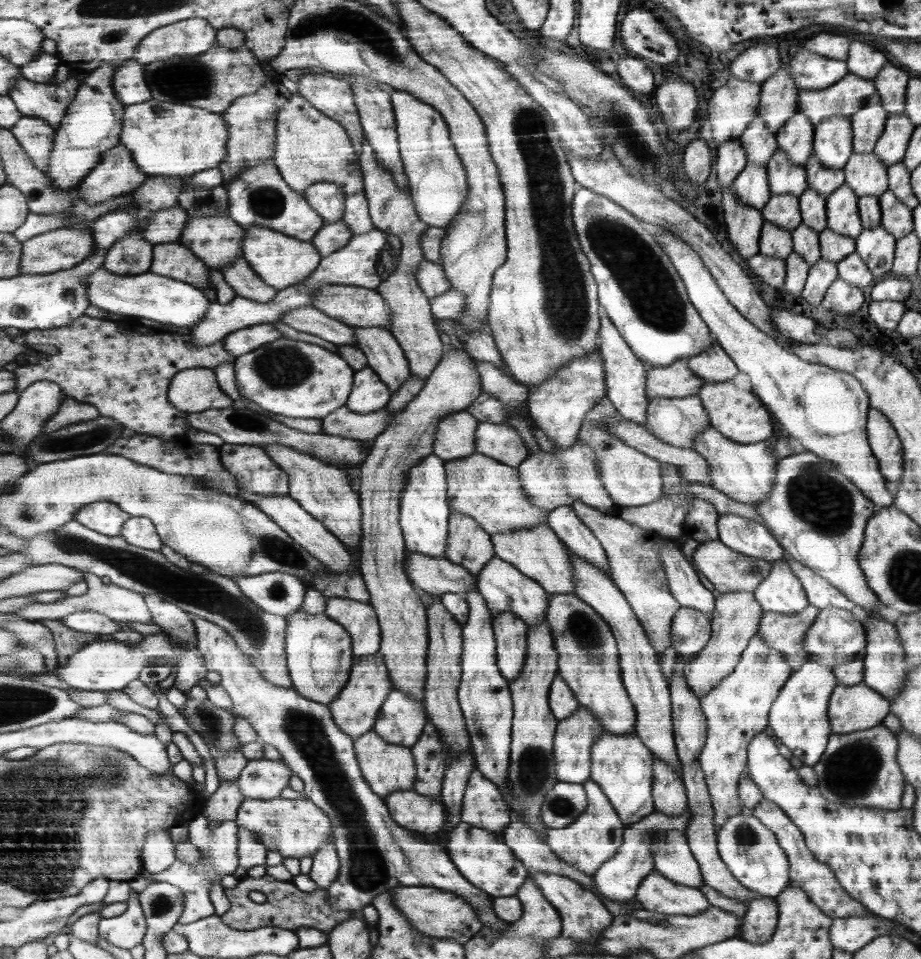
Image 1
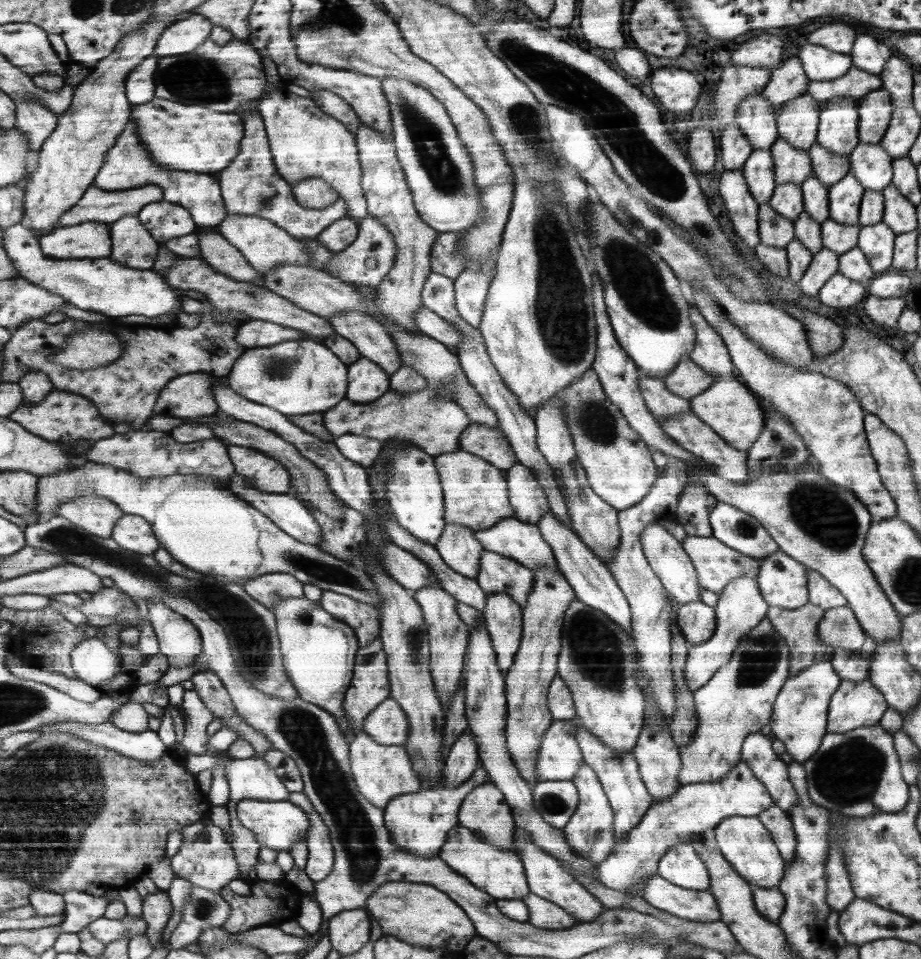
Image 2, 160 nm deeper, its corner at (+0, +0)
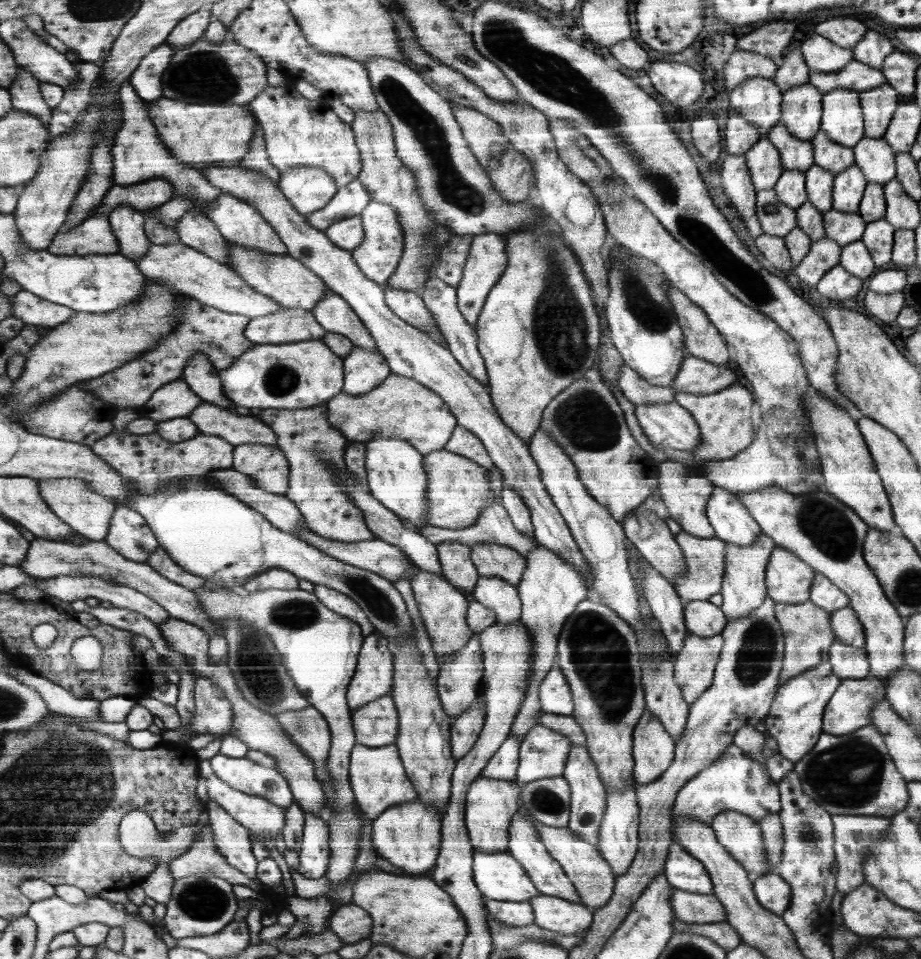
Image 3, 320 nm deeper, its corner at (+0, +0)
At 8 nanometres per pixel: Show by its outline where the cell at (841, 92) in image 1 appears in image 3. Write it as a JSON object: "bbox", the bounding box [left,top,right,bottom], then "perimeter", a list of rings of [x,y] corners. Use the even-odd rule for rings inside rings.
{"bbox":[810,60,886,94],"perimeter":[[[852,60],[843,69],[833,73],[811,71],[810,81],[824,94],[834,89],[852,89],[862,92],[886,83],[885,76],[877,68]]]}

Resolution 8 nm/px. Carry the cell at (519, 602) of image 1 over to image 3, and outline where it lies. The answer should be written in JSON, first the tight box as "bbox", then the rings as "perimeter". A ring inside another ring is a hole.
{"bbox":[471,543,527,587],"perimeter":[[[496,543],[472,545],[471,556],[480,576],[498,577],[518,587],[527,559],[512,547]]]}

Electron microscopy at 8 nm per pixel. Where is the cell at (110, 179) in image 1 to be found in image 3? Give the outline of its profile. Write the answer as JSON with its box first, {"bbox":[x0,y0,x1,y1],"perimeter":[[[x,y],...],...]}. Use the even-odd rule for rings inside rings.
{"bbox":[111,78,222,214],"perimeter":[[[130,78],[124,82],[120,90],[122,100],[119,104],[122,125],[119,132],[115,134],[115,144],[111,150],[114,158],[114,184],[135,185],[150,179],[164,179],[174,187],[174,195],[196,197],[197,202],[195,202],[194,209],[198,209],[204,214],[207,204],[213,203],[213,200],[222,193],[221,190],[210,184],[198,169],[180,162],[179,158],[167,149],[151,121],[145,106],[146,101],[136,94],[135,88],[129,83],[129,80]]]}

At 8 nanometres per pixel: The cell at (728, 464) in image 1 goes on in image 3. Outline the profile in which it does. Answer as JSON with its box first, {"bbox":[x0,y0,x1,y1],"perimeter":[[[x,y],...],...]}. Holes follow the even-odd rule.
{"bbox":[634,402,702,450],"perimeter":[[[674,402],[635,405],[634,414],[652,445],[676,450],[694,450],[702,444],[702,433],[696,418]]]}

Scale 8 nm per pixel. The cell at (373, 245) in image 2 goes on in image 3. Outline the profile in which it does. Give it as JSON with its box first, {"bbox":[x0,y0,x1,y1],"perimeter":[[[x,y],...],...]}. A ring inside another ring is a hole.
{"bbox":[351,200,406,285],"perimeter":[[[372,200],[359,215],[365,230],[364,240],[351,251],[351,254],[355,257],[360,270],[369,279],[383,285],[390,280],[392,273],[398,268],[398,262],[402,260],[403,250],[406,248],[406,236],[403,234],[399,215],[396,214],[396,211],[388,203]]]}

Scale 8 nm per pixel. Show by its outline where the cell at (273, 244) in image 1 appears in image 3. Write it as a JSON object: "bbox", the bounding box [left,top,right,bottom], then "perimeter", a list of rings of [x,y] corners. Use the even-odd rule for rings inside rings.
{"bbox":[203,193,288,255],"perimeter":[[[220,193],[213,203],[208,203],[203,215],[216,225],[220,234],[230,243],[247,246],[263,253],[288,255],[287,245],[279,237],[274,226],[254,206],[250,206],[239,198],[234,198],[229,193]]]}

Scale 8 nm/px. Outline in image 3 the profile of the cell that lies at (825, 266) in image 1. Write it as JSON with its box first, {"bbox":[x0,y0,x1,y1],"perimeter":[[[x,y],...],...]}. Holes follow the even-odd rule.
{"bbox":[790,236,841,286],"perimeter":[[[824,236],[811,244],[808,254],[790,271],[808,286],[816,286],[830,268],[839,264],[840,257],[841,246]]]}

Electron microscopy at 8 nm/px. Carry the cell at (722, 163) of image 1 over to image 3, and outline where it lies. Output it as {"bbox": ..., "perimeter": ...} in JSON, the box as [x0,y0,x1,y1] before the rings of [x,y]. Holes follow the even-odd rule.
{"bbox":[726,109,760,155],"perimeter":[[[734,109],[729,111],[726,123],[726,150],[728,155],[744,155],[760,139],[760,130],[749,120],[740,116]]]}

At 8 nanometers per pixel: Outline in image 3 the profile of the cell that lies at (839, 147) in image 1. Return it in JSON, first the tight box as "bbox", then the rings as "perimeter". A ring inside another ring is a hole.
{"bbox":[821,89,865,148],"perimeter":[[[834,89],[823,94],[821,130],[834,142],[850,148],[865,137],[859,93]]]}

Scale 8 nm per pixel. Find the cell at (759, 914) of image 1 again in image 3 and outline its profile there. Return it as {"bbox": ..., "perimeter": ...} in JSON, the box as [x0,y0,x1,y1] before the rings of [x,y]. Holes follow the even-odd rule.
{"bbox":[754,872,791,915],"perimeter":[[[774,872],[758,878],[754,884],[758,901],[769,911],[781,915],[790,908],[791,885]]]}

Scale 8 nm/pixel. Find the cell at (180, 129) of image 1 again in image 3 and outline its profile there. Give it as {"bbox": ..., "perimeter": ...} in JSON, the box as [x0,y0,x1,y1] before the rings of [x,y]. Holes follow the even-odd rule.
{"bbox":[148,97,258,167],"perimeter":[[[160,97],[148,105],[148,112],[158,136],[180,162],[189,167],[231,166],[250,152],[258,120],[247,105],[186,104],[178,99]]]}

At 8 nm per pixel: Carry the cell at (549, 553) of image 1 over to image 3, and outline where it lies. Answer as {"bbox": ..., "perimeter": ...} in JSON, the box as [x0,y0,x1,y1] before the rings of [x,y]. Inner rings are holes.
{"bbox":[418,468,538,557],"perimeter":[[[492,468],[489,470],[491,472],[491,490],[498,494],[495,501],[491,502],[487,508],[484,508],[480,518],[476,520],[474,525],[469,527],[464,527],[463,529],[453,529],[453,528],[440,528],[440,526],[426,525],[418,529],[419,533],[426,537],[432,544],[440,544],[441,542],[461,542],[467,543],[468,545],[486,545],[488,543],[496,543],[504,546],[512,547],[514,550],[519,551],[524,557],[531,552],[532,549],[536,549],[538,546],[537,540],[531,535],[523,534],[515,526],[515,523],[511,521],[510,515],[507,513],[506,507],[501,502],[501,493],[503,492],[503,472],[498,468]]]}

